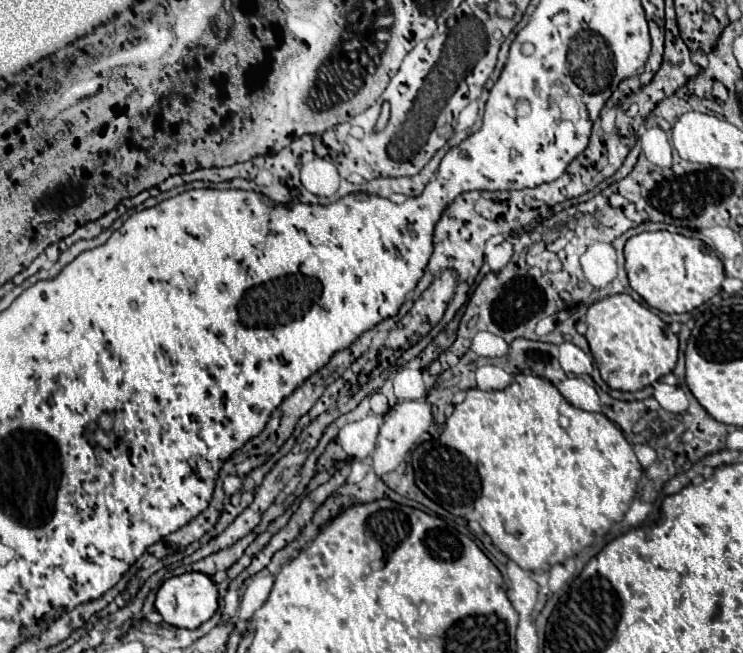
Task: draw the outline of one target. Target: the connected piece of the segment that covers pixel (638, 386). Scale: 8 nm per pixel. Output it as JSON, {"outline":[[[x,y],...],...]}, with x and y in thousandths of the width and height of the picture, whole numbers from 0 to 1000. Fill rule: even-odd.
{"outline":[[[826,450],[816,453],[810,459],[802,459],[791,478],[789,478],[789,521],[794,527],[794,539],[802,551],[802,560],[810,573],[810,582],[829,597],[843,597],[843,600],[856,600],[864,597],[867,591],[875,591],[886,579],[896,576],[899,570],[907,567],[910,551],[913,551],[913,515],[902,505],[899,496],[891,493],[886,481],[880,481],[875,472],[859,466],[851,453],[845,450]]]}

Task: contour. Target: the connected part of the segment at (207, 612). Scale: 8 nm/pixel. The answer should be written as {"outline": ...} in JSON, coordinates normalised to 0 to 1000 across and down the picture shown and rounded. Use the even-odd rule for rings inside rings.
{"outline":[[[253,876],[223,888],[210,907],[207,928],[223,956],[237,962],[266,962],[269,956],[283,949],[285,940],[293,934],[293,904],[283,882],[269,876]]]}

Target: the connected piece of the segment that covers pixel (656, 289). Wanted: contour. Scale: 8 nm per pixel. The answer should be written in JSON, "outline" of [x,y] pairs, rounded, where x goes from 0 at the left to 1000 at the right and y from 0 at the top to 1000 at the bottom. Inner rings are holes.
{"outline":[[[899,352],[861,355],[845,364],[840,395],[848,438],[869,459],[875,472],[896,481],[918,481],[939,472],[966,450],[974,429],[974,407],[969,395],[945,368],[904,358]]]}

